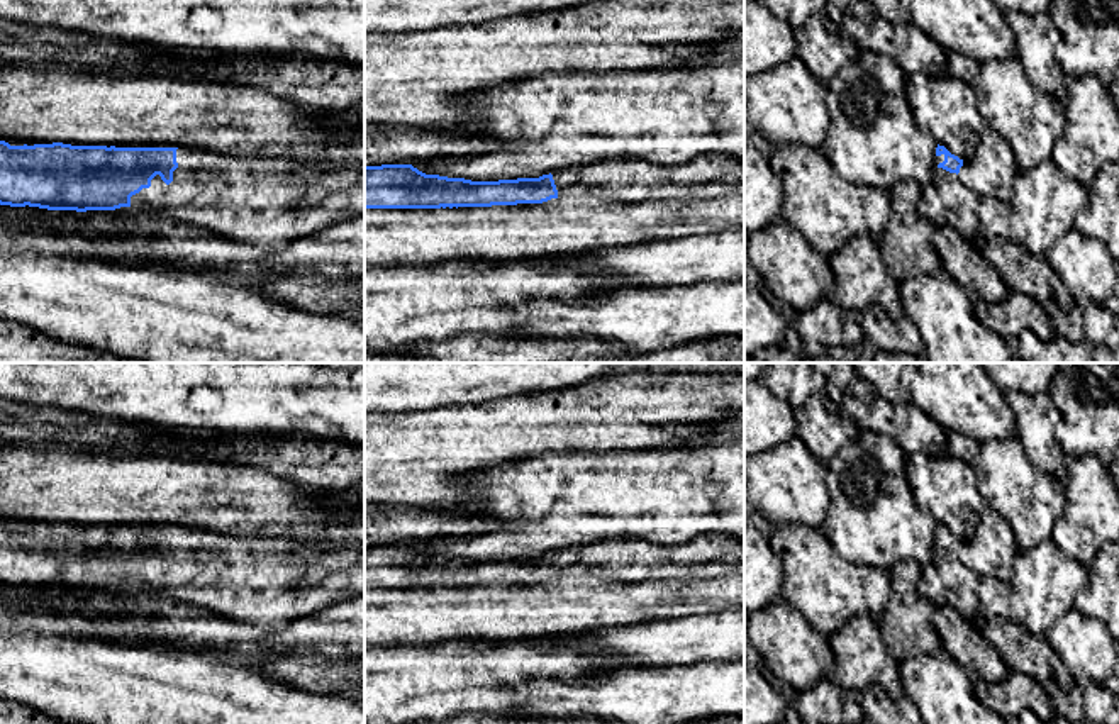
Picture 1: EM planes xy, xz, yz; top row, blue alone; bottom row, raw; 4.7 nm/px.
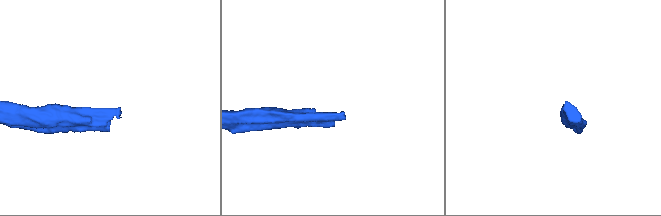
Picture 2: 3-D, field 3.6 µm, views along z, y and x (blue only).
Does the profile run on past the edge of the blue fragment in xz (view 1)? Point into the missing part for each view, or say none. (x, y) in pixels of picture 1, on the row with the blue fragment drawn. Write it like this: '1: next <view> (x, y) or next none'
1: next xz (633, 180)

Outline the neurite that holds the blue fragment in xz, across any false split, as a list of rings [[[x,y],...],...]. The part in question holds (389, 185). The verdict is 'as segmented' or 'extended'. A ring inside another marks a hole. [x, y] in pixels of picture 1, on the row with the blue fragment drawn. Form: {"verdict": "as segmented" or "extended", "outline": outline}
{"verdict": "extended", "outline": [[[700,156],[680,166],[612,161],[539,178],[471,181],[426,175],[412,164],[365,166],[365,209],[453,209],[543,203],[578,195],[602,202],[744,195],[744,161]]]}

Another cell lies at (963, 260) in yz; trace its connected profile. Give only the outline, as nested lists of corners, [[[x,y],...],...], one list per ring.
[[[939,224],[934,234],[934,246],[944,268],[973,297],[988,304],[999,304],[1009,297],[1004,280],[982,254],[978,242],[963,239],[955,227]]]

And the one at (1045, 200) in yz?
[[[1051,159],[1019,171],[1012,183],[1010,241],[1033,256],[1046,251],[1073,229],[1088,188],[1065,175]]]

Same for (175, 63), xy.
[[[0,19],[0,64],[64,64],[120,75],[158,73],[200,78],[207,61],[192,51],[148,51],[142,46],[54,27]]]

